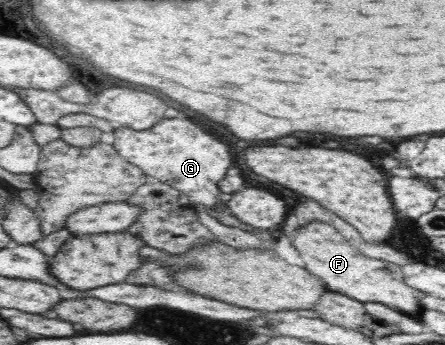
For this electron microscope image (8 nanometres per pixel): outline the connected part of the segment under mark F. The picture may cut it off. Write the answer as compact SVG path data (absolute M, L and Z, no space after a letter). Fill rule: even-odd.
M320 221L309 223L304 228L294 230L291 244L298 250L307 271L322 280L328 291L344 294L363 303L381 302L404 314L422 312L419 300L424 292L412 289L405 283L401 266L367 257L362 251L354 250L334 226Z

